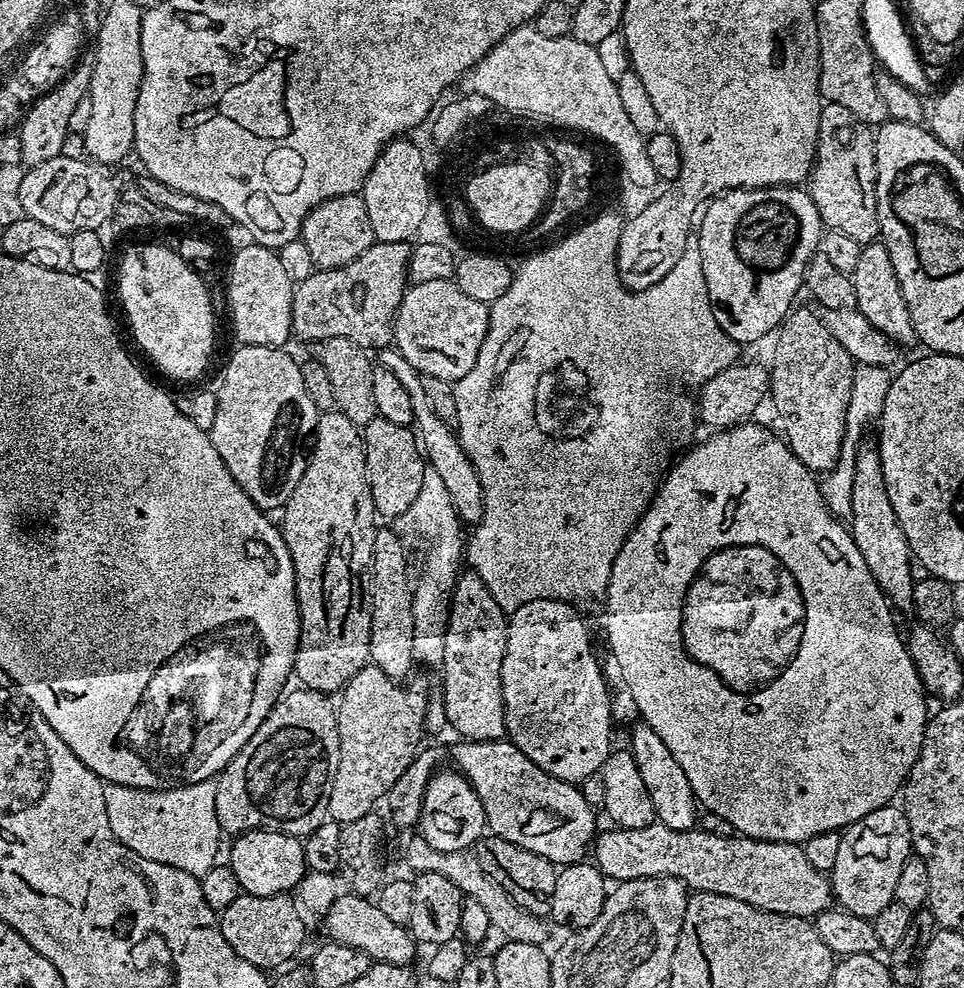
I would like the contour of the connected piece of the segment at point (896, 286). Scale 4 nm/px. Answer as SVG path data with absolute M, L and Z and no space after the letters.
M873 242L863 245L858 254L858 266L854 266L850 275L856 299L855 309L865 316L874 329L881 331L895 345L915 345L917 339L914 322L910 318L906 298L902 298L902 286L898 282L898 274L894 274L894 262L890 262L890 254L884 243Z

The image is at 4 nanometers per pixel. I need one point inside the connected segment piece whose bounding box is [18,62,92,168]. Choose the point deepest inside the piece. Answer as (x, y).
(43, 130)

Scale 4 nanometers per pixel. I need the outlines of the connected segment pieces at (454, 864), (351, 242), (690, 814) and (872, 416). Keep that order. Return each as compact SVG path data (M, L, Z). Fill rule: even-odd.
M423 834L415 835L410 837L404 844L404 864L412 871L412 874L421 872L442 874L442 878L454 882L454 886L458 886L458 890L467 899L479 902L481 906L486 906L486 914L490 914L493 929L497 933L500 931L504 935L503 939L505 941L530 942L538 945L545 943L544 939L548 936L549 925L541 917L530 914L524 908L518 907L506 892L484 873L482 866L476 861L475 855L453 854L442 850L434 850L430 846L430 842L426 842Z
M360 194L335 196L312 208L300 227L299 239L304 240L304 248L308 251L309 258L320 270L346 266L354 262L358 254L370 250L370 246L377 243L374 230L370 230L370 214L366 214L366 202Z
M636 722L632 728L632 745L630 751L634 762L638 762L638 770L642 773L642 782L646 782L646 790L650 793L650 802L654 802L654 814L659 823L670 826L670 830L690 832L698 824L698 805L694 790L690 790L690 781L678 766L674 754L666 750L666 742L650 730L650 726L643 722Z
M860 366L855 369L852 382L852 401L846 410L848 426L844 429L844 441L842 442L840 457L835 468L819 481L820 493L824 496L828 511L837 518L848 518L852 515L852 503L850 502L852 471L854 470L856 450L861 443L860 435L864 432L863 424L868 424L871 420L873 423L879 417L882 406L886 402L886 394L892 385L892 377L893 373L887 367Z

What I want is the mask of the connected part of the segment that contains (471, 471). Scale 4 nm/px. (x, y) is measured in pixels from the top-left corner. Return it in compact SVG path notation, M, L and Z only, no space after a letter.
M413 404L414 420L422 450L427 458L429 467L441 475L442 482L450 494L451 504L456 510L456 515L461 521L469 526L480 523L484 516L484 495L482 494L481 480L478 478L477 470L464 450L463 443L455 434L455 431L434 413L431 404Z

